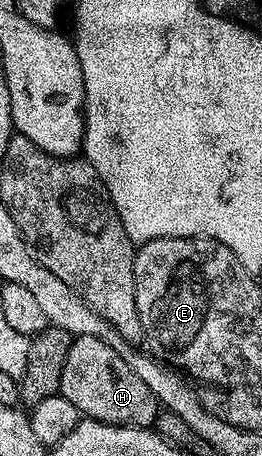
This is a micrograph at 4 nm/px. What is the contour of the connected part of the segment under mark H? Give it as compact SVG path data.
M80 335L74 338L68 349L68 357L64 361L64 373L60 377L58 389L64 398L72 401L72 405L76 405L79 416L95 419L101 423L117 427L153 428L154 422L158 419L160 404L158 398L152 393L152 389L148 389L148 385L144 385L144 381L140 381L140 377L136 377L136 373L132 373L132 369L128 369L128 365L124 365L120 353L116 353L116 349L104 345L104 341L100 341L96 337Z

